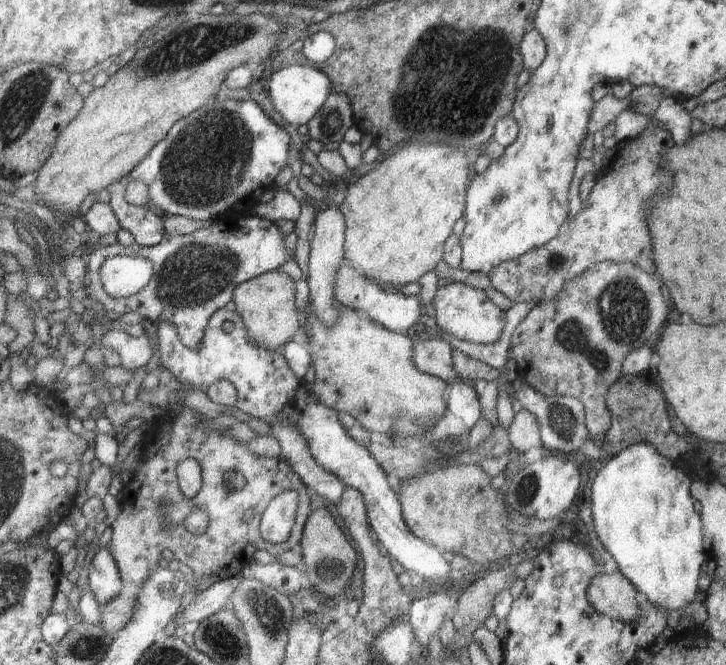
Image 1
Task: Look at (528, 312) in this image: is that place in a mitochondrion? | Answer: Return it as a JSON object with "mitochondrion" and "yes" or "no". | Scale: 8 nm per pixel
{"mitochondrion":"no"}

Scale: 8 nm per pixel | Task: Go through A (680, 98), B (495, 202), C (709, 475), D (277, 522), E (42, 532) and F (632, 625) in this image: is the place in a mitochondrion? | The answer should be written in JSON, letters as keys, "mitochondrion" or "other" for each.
{"A":"other","B":"mitochondrion","C":"other","D":"other","E":"other","F":"other"}

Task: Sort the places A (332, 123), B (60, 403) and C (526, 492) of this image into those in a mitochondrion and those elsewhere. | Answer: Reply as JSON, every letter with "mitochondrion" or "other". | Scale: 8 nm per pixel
{"A":"mitochondrion","B":"other","C":"mitochondrion"}

